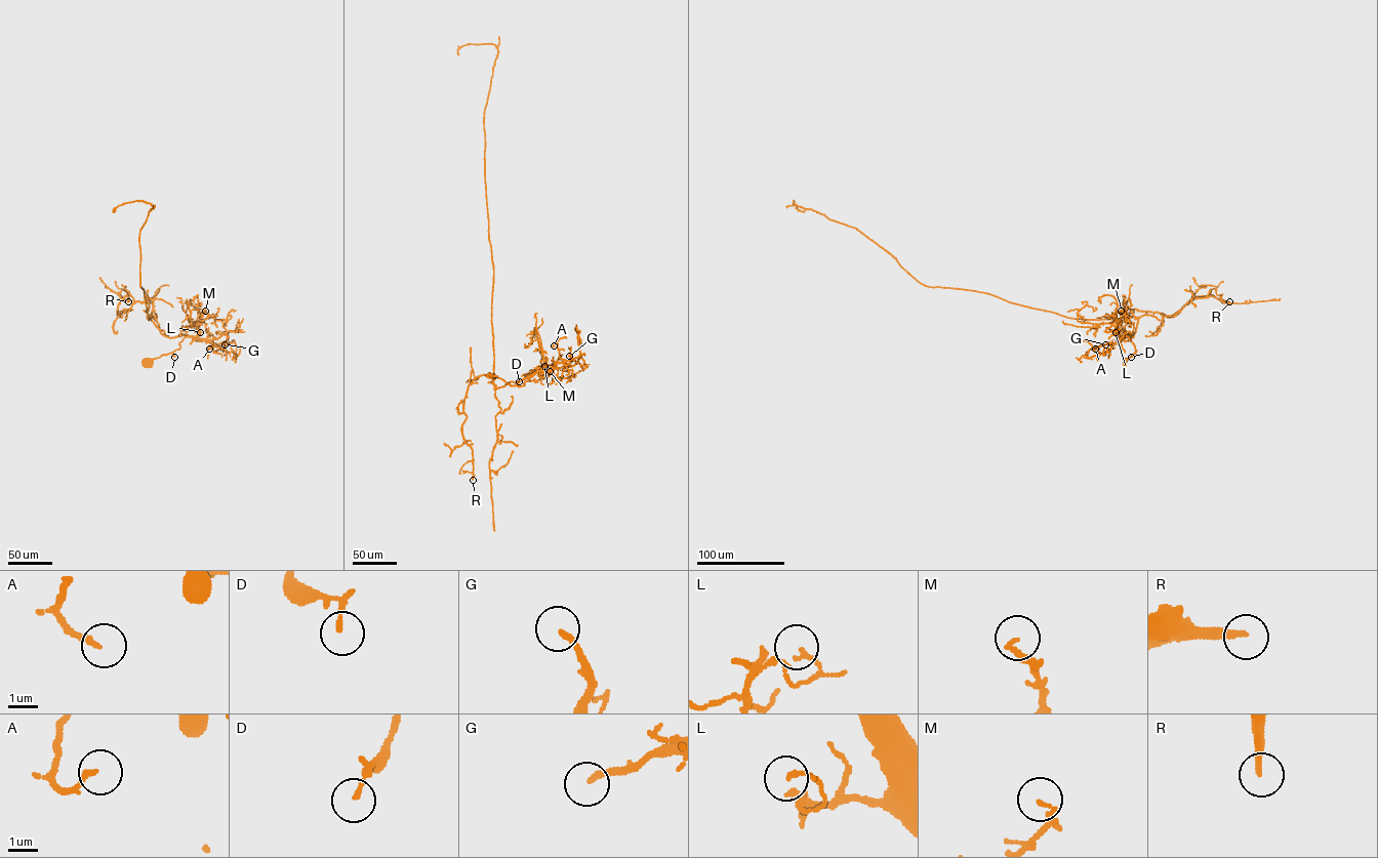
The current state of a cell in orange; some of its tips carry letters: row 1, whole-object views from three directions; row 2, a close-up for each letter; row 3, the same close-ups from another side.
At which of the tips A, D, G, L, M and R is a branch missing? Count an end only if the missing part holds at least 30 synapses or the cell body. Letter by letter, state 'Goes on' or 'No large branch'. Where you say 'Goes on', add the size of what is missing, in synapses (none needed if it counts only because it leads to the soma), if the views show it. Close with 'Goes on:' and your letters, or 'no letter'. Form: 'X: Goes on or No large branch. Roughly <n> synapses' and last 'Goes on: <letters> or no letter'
A: No large branch
D: No large branch
G: No large branch
L: No large branch
M: No large branch
R: Goes on. Roughly 30 synapses
Goes on: R

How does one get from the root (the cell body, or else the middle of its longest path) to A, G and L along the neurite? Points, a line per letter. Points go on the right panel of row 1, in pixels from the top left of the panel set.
A: (1125, 361), (1136, 351), (1127, 336), (1092, 348), (1095, 349)
G: (1125, 361), (1136, 351), (1129, 337), (1121, 336), (1112, 344), (1105, 344)
L: (1125, 361), (1135, 354), (1134, 344), (1127, 336), (1116, 332)

